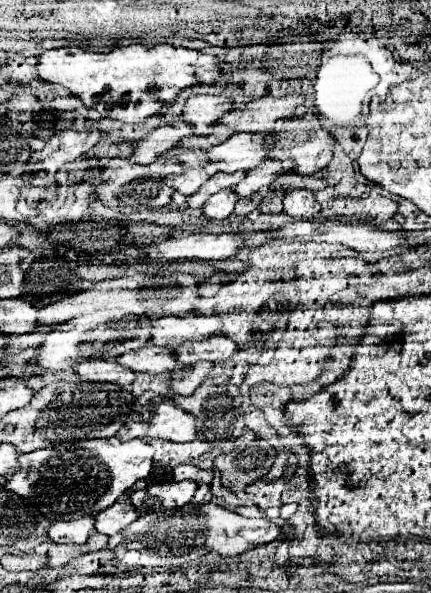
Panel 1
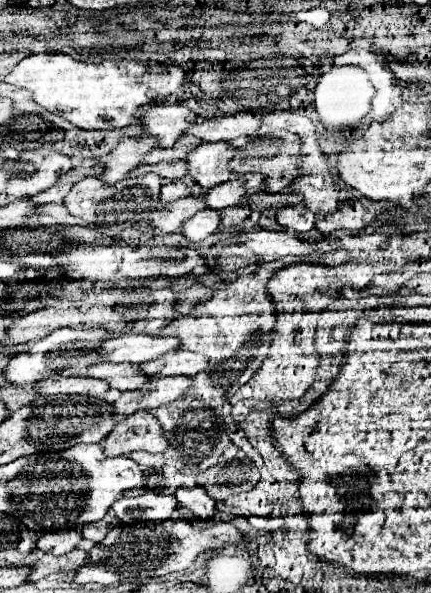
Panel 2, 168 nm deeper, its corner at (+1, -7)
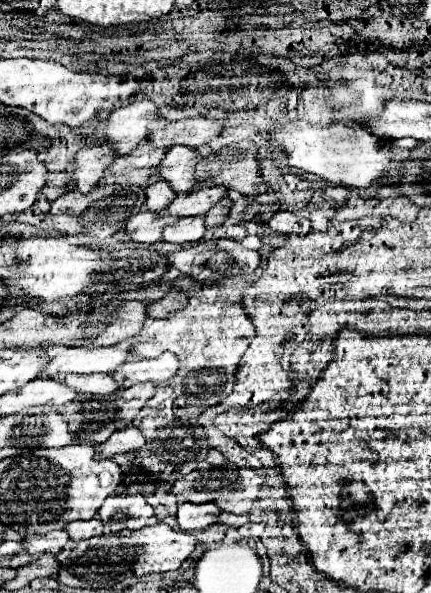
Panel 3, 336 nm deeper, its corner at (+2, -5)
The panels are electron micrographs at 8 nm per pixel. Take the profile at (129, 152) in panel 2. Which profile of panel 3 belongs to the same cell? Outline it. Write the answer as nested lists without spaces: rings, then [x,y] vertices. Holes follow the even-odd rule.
[[[99,145],[91,149],[83,149],[75,155],[75,163],[71,167],[73,179],[77,183],[77,189],[81,193],[89,193],[99,185],[99,179],[105,175],[109,165],[115,161],[115,149],[113,145]]]

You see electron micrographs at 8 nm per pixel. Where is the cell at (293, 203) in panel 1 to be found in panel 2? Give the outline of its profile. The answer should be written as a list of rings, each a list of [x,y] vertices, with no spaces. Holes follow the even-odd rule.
[[[304,205],[284,207],[276,213],[276,221],[286,229],[294,229],[294,231],[302,233],[302,231],[310,231],[314,227],[314,213],[308,211]]]

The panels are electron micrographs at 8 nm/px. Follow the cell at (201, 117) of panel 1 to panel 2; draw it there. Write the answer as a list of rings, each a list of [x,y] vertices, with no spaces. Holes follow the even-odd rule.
[[[156,105],[146,109],[138,121],[144,133],[156,139],[158,147],[172,147],[198,117],[184,105]]]

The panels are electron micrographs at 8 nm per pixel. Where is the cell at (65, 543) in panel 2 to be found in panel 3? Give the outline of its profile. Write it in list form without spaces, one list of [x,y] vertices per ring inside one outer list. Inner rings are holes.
[[[51,531],[47,535],[27,537],[25,549],[29,553],[59,553],[67,541],[69,541],[69,535],[65,531]]]

